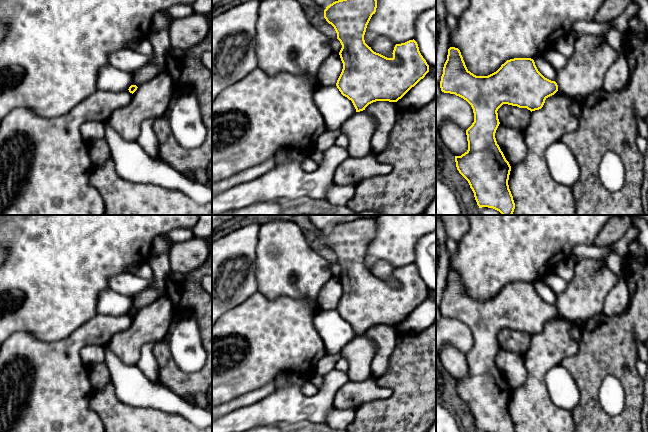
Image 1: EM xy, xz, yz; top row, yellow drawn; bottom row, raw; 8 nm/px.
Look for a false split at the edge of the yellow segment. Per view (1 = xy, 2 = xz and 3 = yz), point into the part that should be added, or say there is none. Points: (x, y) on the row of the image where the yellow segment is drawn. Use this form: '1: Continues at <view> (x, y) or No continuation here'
1: Continues at xy (147, 72)
2: Continues at xz (359, 128)
3: Continues at yz (593, 55)

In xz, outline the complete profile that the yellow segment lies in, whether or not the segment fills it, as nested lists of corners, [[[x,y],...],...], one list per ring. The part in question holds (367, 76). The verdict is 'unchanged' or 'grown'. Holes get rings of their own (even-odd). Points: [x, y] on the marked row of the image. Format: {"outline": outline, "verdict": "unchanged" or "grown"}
{"outline": [[[338,0],[324,10],[324,18],[334,27],[342,45],[339,55],[343,69],[336,86],[343,96],[352,101],[356,109],[356,113],[340,128],[349,139],[347,151],[350,157],[364,157],[372,153],[371,138],[377,124],[365,108],[376,101],[397,102],[429,72],[429,65],[414,39],[396,44],[392,58],[374,52],[365,43],[366,28],[376,8],[377,0]]], "verdict": "grown"}

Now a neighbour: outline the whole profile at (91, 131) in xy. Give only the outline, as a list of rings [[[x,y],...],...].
[[[88,121],[80,128],[83,139],[92,144],[96,140],[105,138],[105,126],[102,122]]]

